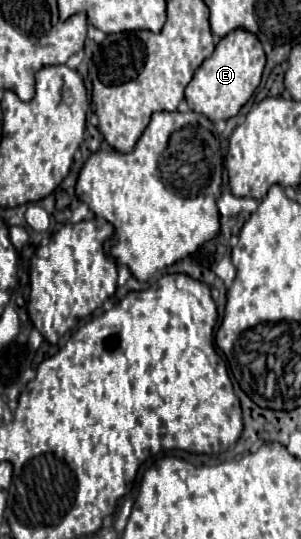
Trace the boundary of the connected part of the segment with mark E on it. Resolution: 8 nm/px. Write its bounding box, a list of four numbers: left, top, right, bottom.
[185,30,265,122]

